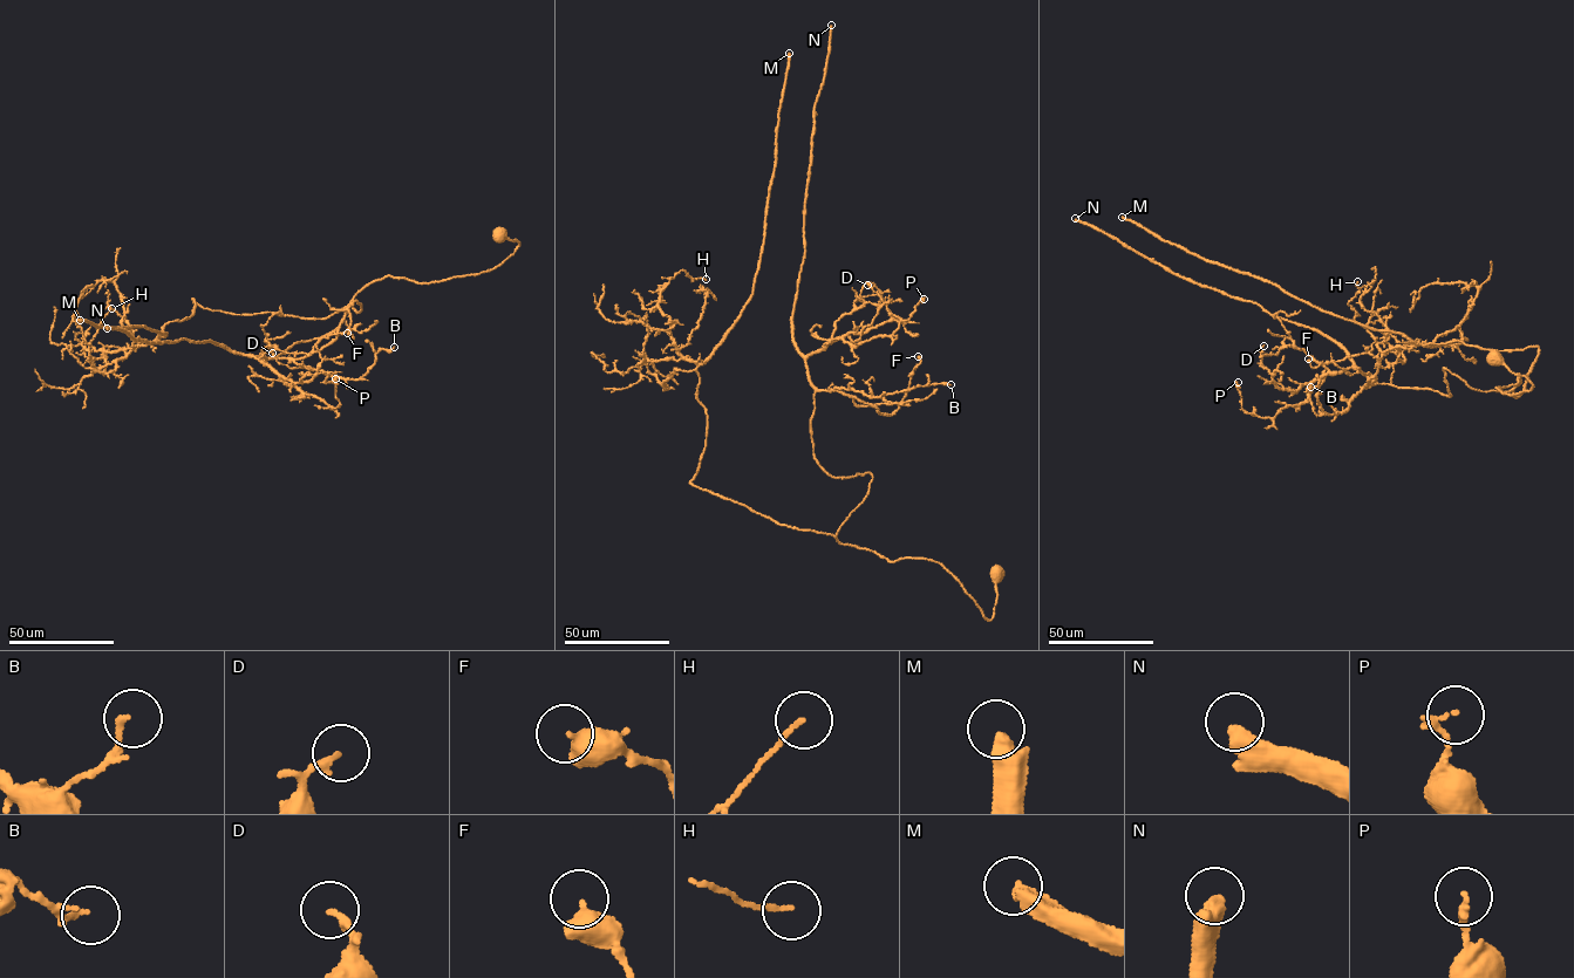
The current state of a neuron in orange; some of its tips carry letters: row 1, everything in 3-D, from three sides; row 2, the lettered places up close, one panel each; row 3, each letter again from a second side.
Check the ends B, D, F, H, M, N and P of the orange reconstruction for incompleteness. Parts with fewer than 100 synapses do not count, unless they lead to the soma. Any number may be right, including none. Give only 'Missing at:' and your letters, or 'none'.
Missing at: M

